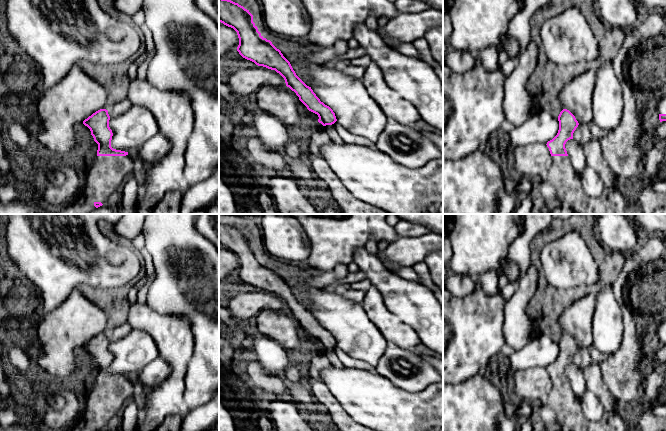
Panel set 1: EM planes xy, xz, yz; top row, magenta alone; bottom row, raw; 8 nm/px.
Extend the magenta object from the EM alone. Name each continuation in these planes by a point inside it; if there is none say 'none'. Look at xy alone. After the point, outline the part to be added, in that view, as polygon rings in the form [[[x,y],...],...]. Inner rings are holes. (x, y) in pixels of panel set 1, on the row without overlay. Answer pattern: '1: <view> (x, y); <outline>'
1: xy (102, 403); [[[129,378],[126,380],[96,380],[93,388],[87,390],[84,395],[83,410],[79,418],[70,428],[62,431],[95,431],[95,426],[106,428],[114,421],[125,402],[137,392],[134,383]]]

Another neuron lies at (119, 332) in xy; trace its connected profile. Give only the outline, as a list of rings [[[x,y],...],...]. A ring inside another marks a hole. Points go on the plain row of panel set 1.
[[[125,322],[124,324],[112,329],[108,333],[108,338],[109,338],[110,342],[117,341],[117,340],[120,340],[120,339],[124,338],[125,336],[127,336],[132,330],[133,329],[132,329],[131,325],[128,322]]]

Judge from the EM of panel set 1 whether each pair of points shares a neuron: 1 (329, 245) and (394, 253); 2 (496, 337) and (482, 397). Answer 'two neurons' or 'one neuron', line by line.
1: two neurons
2: two neurons

